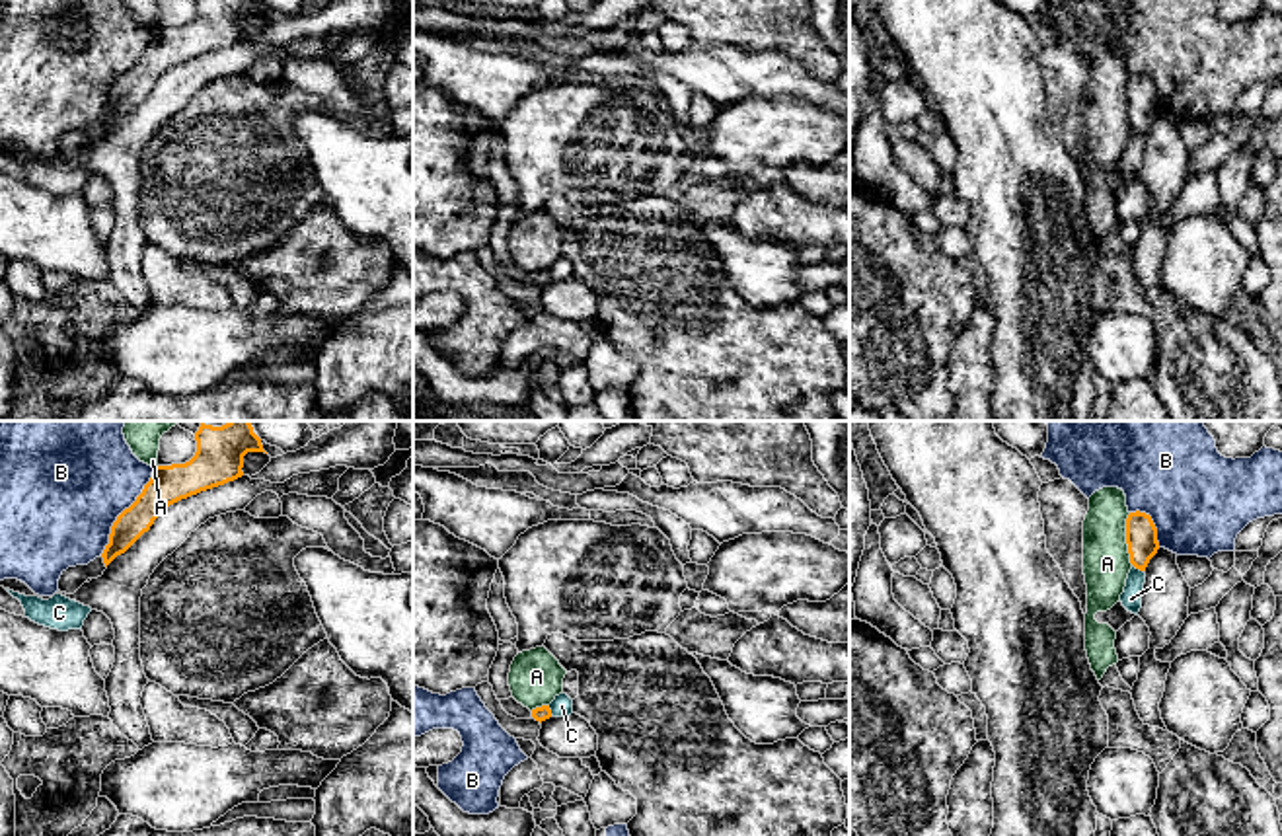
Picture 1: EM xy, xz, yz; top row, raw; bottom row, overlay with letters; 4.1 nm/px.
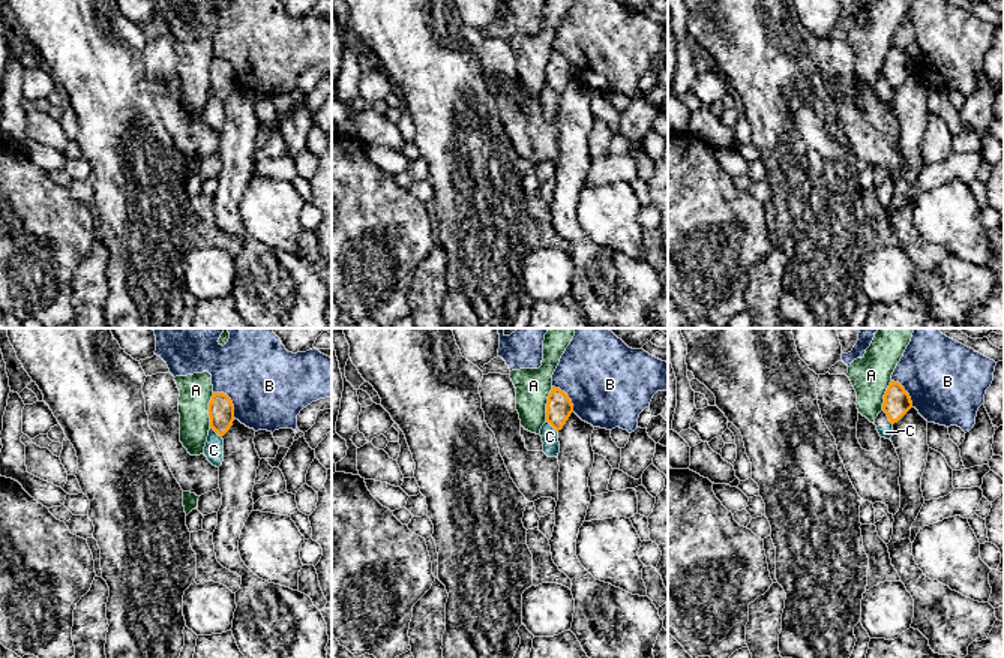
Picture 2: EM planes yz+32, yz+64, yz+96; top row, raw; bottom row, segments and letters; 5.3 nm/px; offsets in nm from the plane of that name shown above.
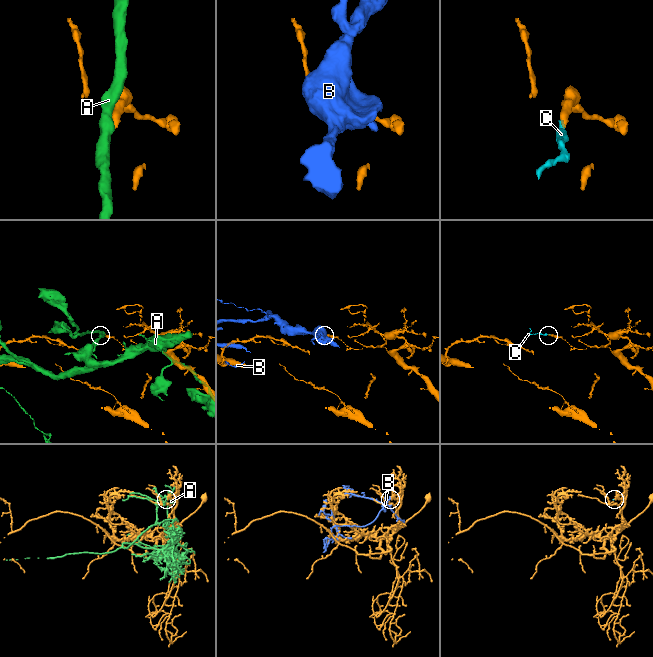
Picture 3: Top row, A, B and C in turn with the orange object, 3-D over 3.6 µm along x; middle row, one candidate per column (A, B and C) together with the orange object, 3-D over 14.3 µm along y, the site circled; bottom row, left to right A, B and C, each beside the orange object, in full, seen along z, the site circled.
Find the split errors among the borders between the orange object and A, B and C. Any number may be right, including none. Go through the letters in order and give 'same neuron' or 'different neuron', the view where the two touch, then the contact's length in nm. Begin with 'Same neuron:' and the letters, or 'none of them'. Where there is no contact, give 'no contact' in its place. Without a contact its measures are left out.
Same neuron: none of them
A: different neuron; meets orange in yz; contact 220 nm long
B: different neuron; meets orange in xy; contact 420 nm long
C: different neuron; meets orange in yz; contact 60 nm long

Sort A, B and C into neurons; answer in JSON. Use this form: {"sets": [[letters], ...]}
{"sets": [["A"], ["B"], ["C"]]}

